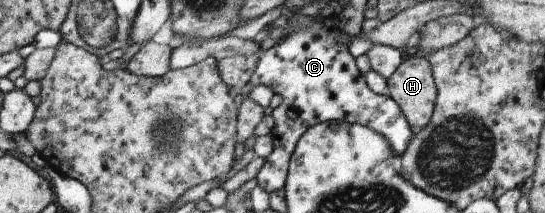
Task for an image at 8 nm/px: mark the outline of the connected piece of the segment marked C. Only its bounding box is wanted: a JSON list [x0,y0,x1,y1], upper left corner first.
[251,17,413,194]

